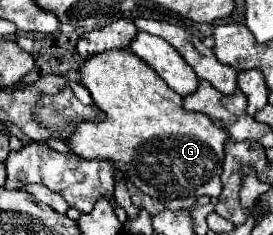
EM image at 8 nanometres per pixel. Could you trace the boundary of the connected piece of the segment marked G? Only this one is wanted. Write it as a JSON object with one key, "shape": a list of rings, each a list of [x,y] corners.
{"shape":[[[128,49],[106,51],[90,57],[84,67],[80,67],[82,85],[90,91],[96,107],[106,113],[102,123],[80,123],[76,133],[68,139],[70,149],[82,159],[108,159],[118,167],[144,195],[176,201],[188,197],[218,197],[222,193],[220,175],[224,165],[224,145],[230,139],[228,133],[214,125],[210,117],[202,113],[192,113],[182,107],[182,97],[170,89],[140,57]]]}

